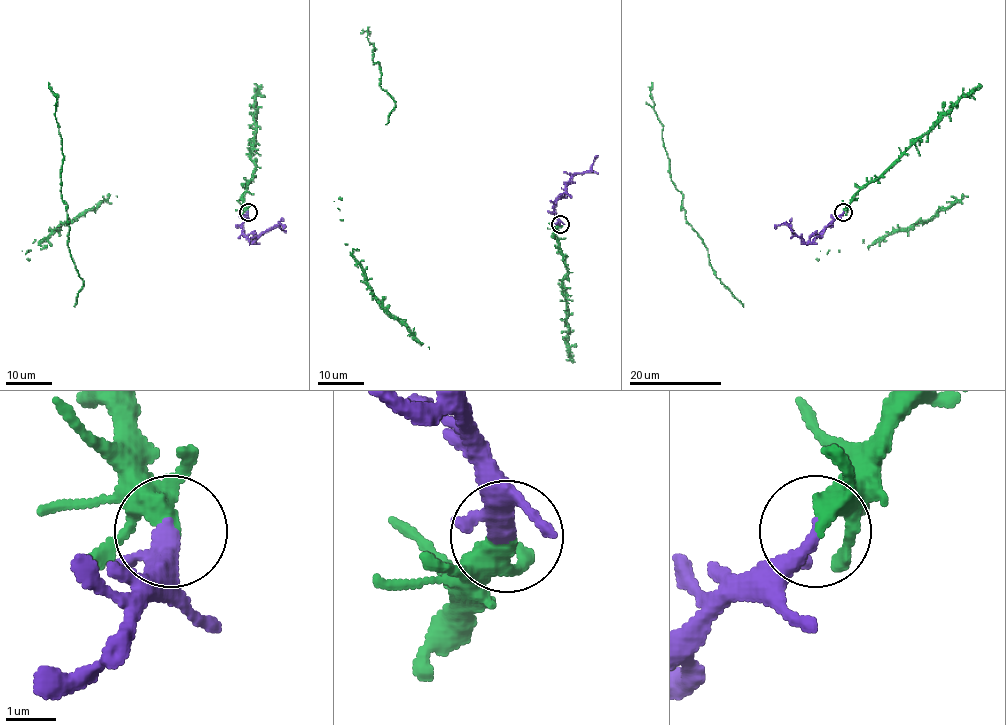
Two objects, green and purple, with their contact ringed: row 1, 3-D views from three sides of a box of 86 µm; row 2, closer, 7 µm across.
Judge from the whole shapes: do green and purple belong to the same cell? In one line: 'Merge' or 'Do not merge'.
Merge

